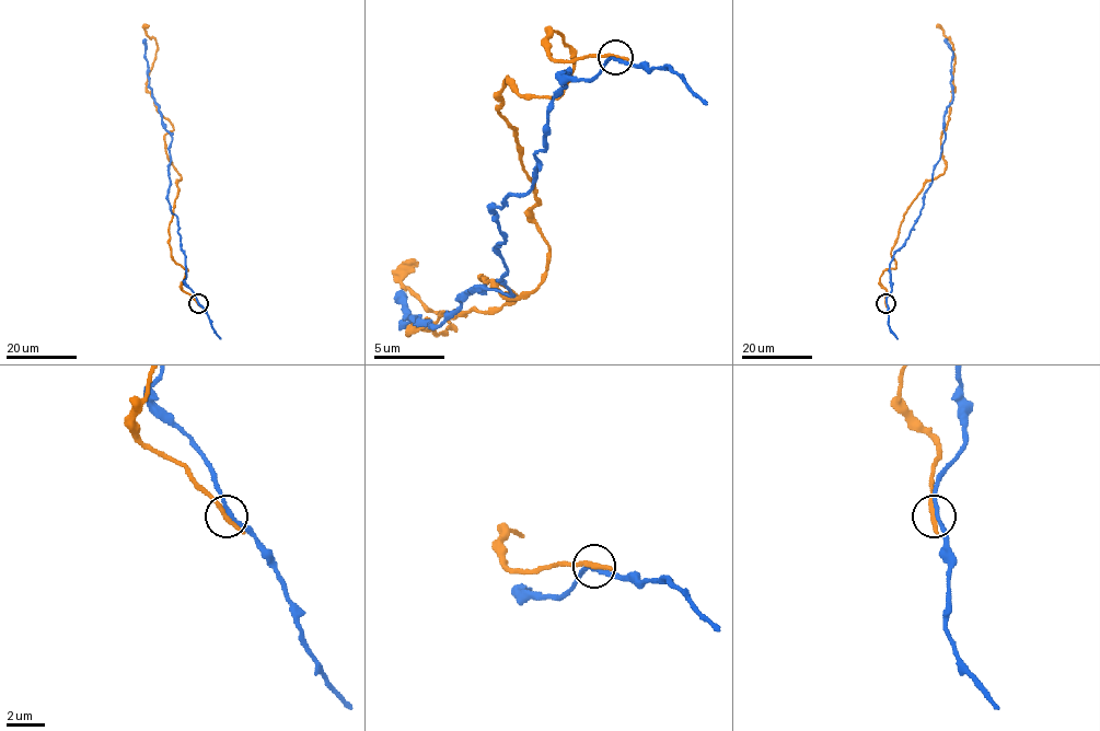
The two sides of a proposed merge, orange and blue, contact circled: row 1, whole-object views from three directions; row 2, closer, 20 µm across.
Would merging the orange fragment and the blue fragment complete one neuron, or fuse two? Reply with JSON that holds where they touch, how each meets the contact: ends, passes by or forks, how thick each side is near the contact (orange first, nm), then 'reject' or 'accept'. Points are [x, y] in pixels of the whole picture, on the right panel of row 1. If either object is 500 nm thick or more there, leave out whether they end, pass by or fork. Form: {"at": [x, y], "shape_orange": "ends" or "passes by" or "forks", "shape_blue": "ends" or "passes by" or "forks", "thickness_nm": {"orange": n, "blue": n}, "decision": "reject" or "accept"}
{"at": [886, 303], "shape_orange": "ends", "shape_blue": "passes by", "thickness_nm": {"orange": 300, "blue": 200}, "decision": "reject"}

